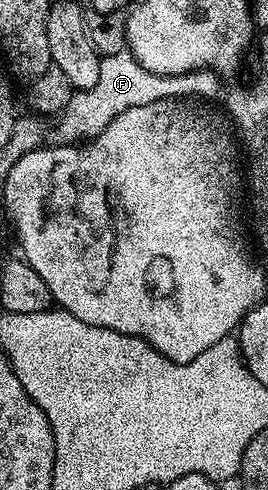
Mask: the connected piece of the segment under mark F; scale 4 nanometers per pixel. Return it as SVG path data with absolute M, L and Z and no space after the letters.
M129 50L114 53L113 56L100 59L100 75L93 88L76 90L69 104L60 114L55 126L52 141L56 145L76 145L78 142L95 138L121 112L129 108L155 103L165 98L196 98L211 100L219 92L220 75L214 70L194 70L191 73L155 74L145 69Z

